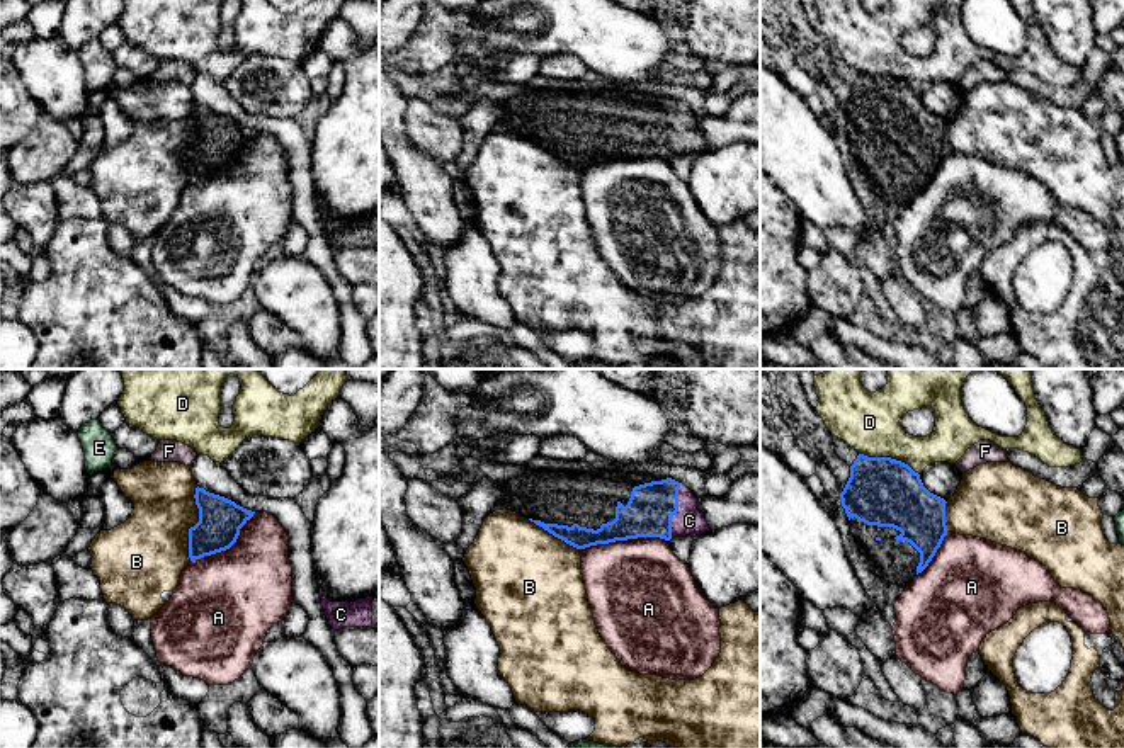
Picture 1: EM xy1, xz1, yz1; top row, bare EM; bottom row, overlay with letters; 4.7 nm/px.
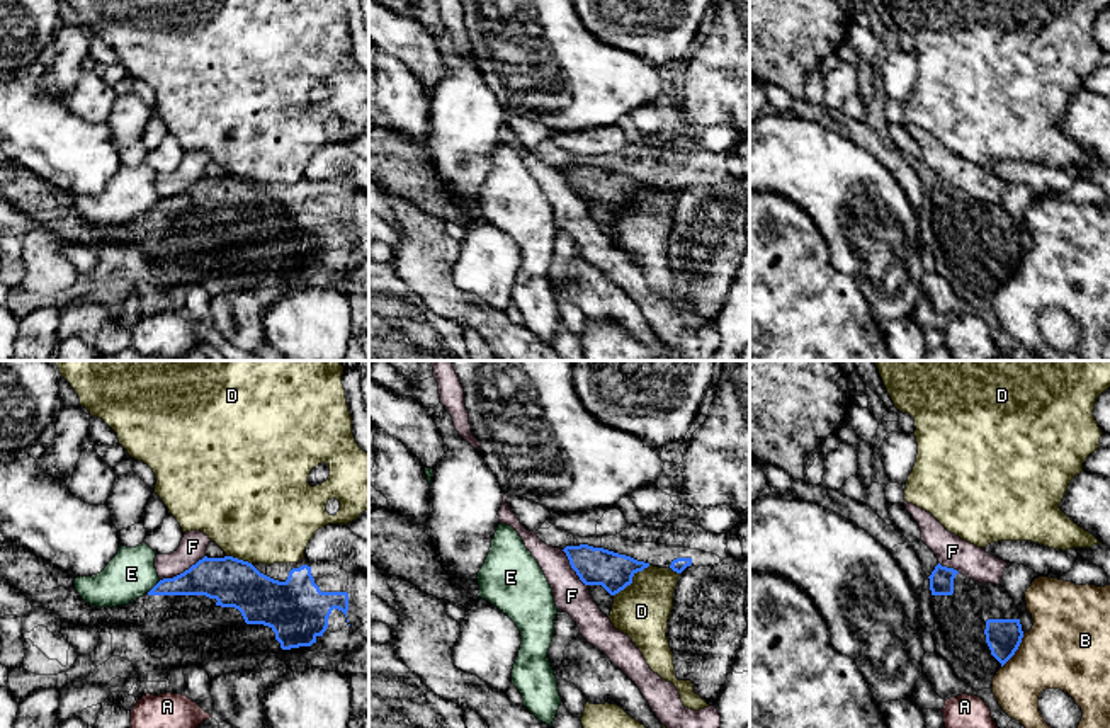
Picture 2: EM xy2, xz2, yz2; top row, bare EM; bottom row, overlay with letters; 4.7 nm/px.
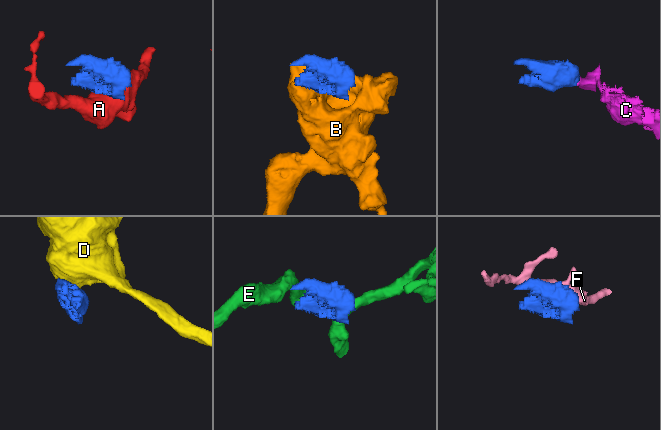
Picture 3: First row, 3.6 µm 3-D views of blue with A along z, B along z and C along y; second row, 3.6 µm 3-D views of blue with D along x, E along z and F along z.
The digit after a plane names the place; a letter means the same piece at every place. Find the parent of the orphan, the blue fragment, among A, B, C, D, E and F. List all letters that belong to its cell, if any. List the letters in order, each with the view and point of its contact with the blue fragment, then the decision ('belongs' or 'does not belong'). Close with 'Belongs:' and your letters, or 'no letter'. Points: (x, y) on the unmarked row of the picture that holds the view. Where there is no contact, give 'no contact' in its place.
A: xz1 (623, 158) | does not belong
B: xy1 (196, 143) | does not belong
C: xz1 (677, 130) | belongs
D: yz1 (890, 77) | does not belong
E: xy2 (155, 204) | does not belong
F: xy2 (184, 191) | does not belong
Belongs: C

